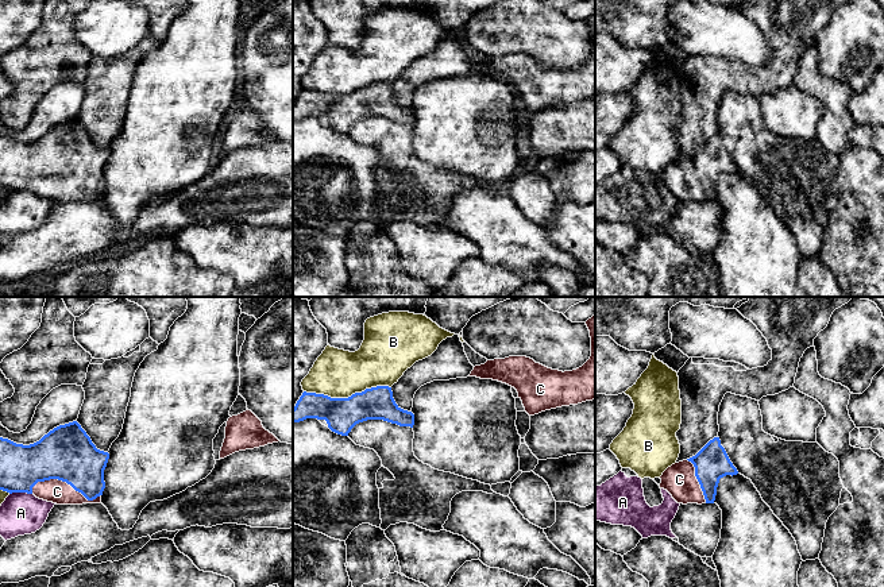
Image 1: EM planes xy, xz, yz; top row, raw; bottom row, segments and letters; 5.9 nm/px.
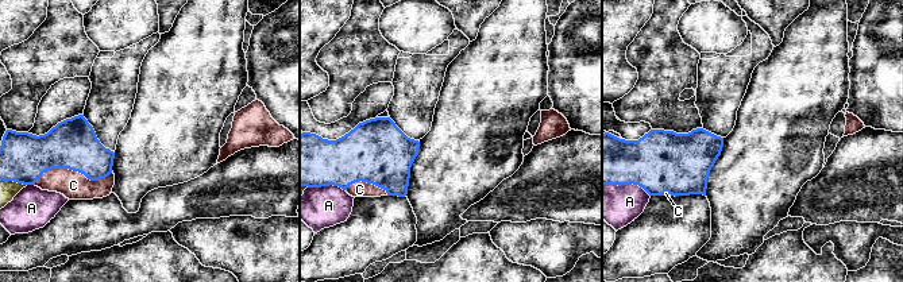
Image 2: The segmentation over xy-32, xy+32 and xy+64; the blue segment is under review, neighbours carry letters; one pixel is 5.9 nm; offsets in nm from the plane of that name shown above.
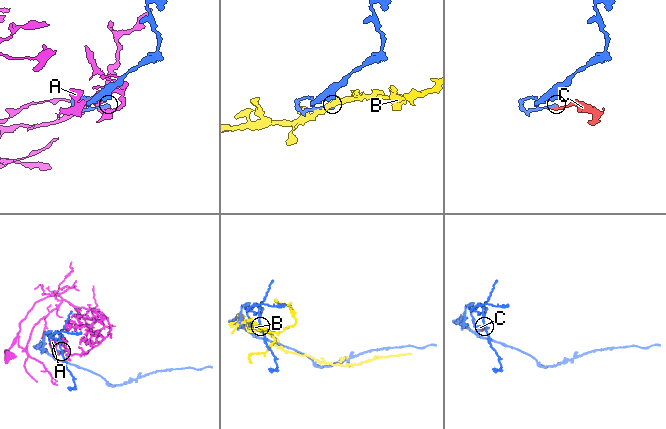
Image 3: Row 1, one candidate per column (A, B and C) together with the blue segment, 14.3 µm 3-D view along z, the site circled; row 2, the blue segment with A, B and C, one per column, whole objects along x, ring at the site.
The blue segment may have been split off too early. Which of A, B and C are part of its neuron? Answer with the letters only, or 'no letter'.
C

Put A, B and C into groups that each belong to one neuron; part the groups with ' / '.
A / B / C

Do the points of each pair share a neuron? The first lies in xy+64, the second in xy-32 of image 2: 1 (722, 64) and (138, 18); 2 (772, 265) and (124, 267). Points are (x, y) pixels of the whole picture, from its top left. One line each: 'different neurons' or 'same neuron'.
1: different neurons
2: same neuron

